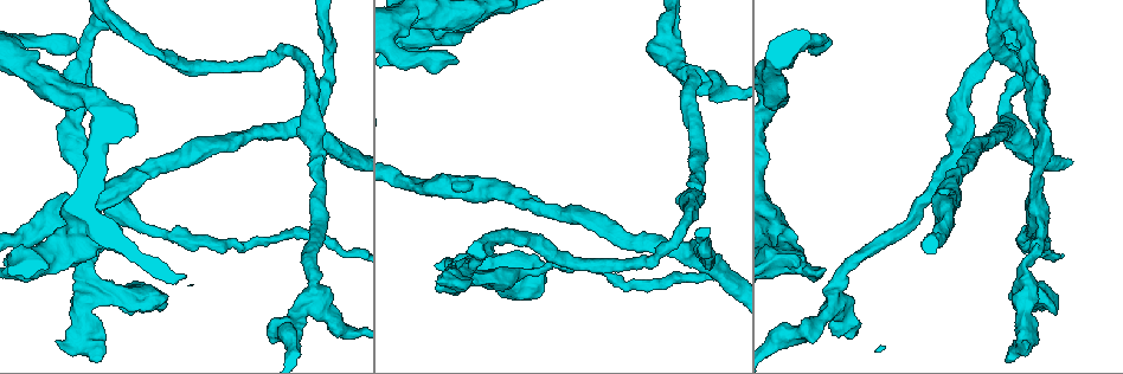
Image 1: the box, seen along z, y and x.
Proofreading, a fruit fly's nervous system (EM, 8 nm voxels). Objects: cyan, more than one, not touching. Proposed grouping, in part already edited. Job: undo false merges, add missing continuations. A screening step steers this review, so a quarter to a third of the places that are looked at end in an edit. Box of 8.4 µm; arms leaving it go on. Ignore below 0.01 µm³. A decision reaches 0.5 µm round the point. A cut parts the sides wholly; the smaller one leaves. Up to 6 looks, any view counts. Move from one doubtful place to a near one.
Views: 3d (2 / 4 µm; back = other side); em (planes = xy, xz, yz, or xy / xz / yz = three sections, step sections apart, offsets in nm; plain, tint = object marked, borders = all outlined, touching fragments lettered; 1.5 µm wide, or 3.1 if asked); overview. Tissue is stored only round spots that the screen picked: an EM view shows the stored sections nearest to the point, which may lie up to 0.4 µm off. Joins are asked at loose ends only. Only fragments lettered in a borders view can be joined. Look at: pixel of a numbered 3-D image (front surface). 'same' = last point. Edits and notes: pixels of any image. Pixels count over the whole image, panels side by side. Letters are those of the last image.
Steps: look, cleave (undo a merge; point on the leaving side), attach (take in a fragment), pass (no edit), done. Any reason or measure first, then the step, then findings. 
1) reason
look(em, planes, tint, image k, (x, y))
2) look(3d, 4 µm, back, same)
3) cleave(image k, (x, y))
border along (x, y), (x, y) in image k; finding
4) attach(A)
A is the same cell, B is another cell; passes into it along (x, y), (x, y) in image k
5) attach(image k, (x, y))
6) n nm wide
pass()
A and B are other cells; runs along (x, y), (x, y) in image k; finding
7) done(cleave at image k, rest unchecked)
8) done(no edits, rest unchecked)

an open end
look(3d, 4 µm, image 1, (77, 49))

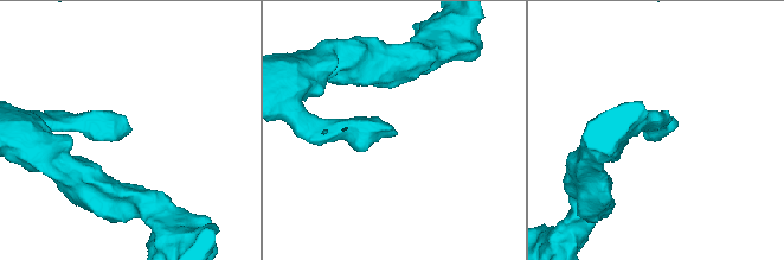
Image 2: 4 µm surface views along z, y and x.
look(em, planes, borders, image 2, (391, 133))

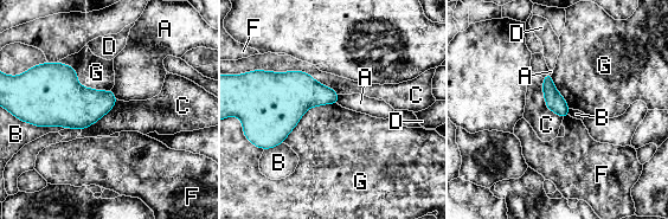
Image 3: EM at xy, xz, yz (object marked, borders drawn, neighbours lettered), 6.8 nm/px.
pass()
A, B, C, D, F and G are other cells; no lettered fragment goes on from it

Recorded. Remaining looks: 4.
abrupt turn
look(3d, 4 µm, image 1, (1003, 13))

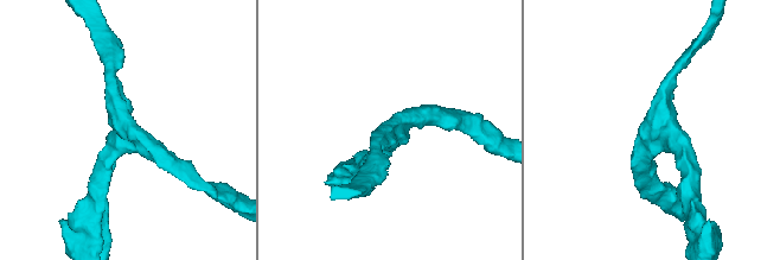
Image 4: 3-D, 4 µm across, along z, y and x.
look(em, xz, step 8, tint, image 4, (130, 132))

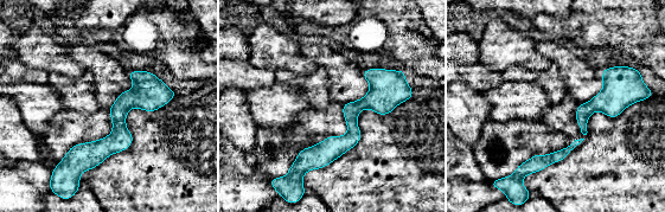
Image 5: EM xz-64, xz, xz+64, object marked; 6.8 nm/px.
cut it another way
look(em, planes, borders, same)

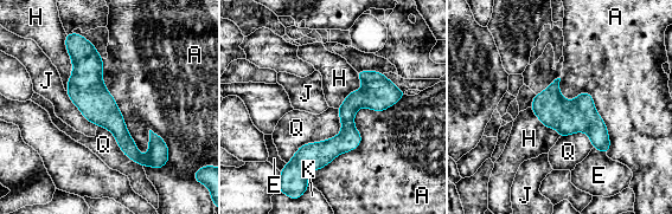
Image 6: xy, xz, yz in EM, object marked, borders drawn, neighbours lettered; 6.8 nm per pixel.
pass()
A, E, H, J, K and Q are other cells; border along (101, 58), (168, 160) in image 6; continuous, no second neuron

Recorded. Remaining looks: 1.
done(no edits, rest unchecked)

